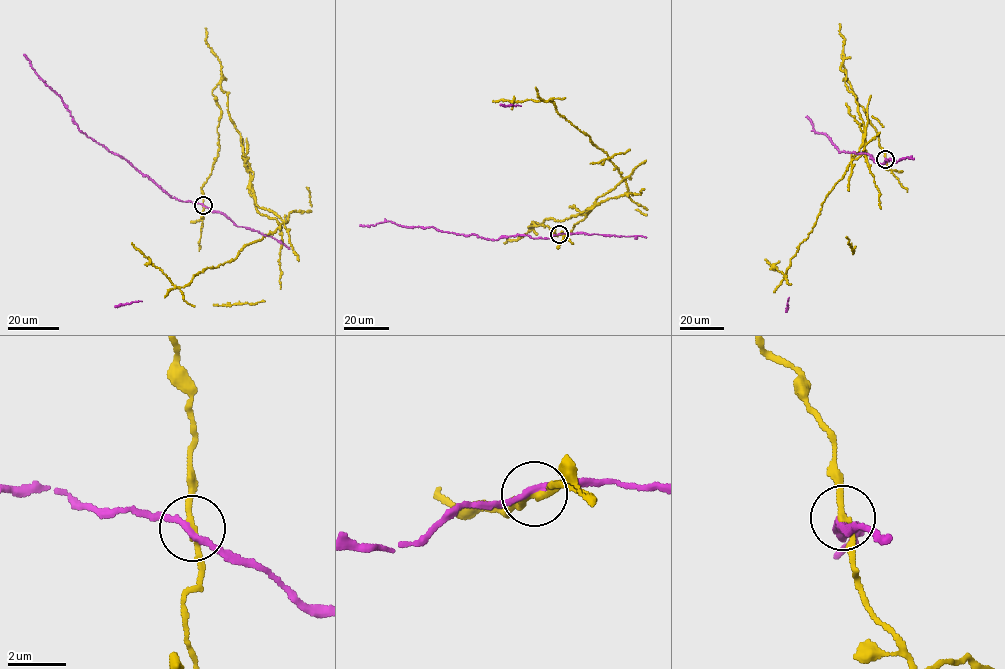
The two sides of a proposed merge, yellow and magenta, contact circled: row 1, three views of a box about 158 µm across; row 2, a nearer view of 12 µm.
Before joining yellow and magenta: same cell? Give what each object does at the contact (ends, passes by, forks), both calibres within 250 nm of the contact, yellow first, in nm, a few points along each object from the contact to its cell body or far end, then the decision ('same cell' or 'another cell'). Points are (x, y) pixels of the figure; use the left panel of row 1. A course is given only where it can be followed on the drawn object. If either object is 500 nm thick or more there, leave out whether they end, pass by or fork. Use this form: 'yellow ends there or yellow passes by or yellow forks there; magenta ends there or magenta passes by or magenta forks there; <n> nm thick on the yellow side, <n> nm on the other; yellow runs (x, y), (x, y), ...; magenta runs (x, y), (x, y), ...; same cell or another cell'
yellow passes by; magenta passes by; 200 nm thick on the yellow side, 200 nm on the other; yellow runs (203, 205), (219, 148), (212, 90), (220, 82), (249, 193), (283, 222), (183, 287), (132, 243); magenta runs (202, 204), (172, 197), (125, 159), (80, 132), (61, 98), (33, 70), (24, 54); another cell

